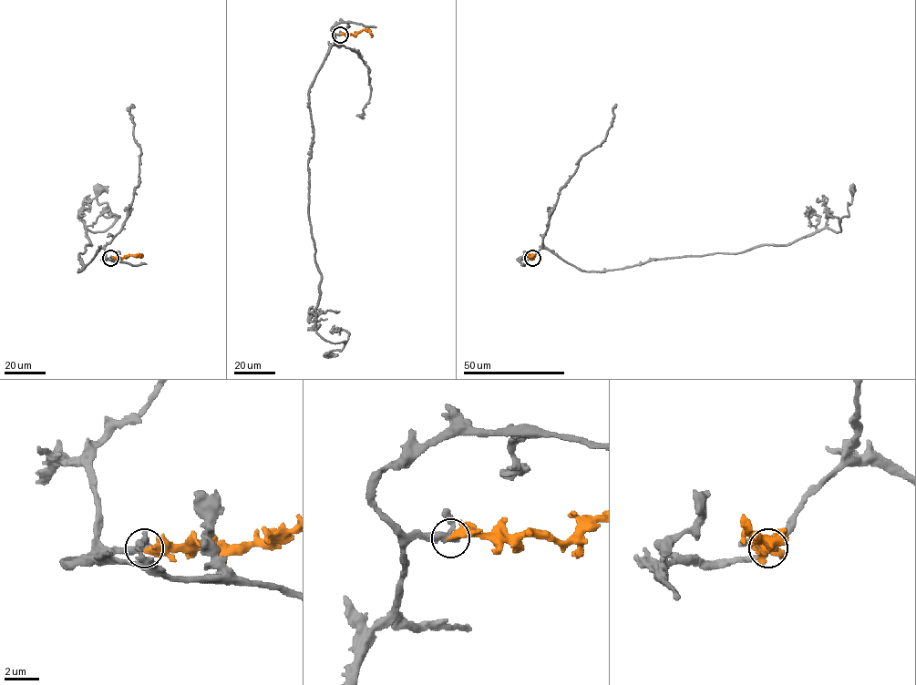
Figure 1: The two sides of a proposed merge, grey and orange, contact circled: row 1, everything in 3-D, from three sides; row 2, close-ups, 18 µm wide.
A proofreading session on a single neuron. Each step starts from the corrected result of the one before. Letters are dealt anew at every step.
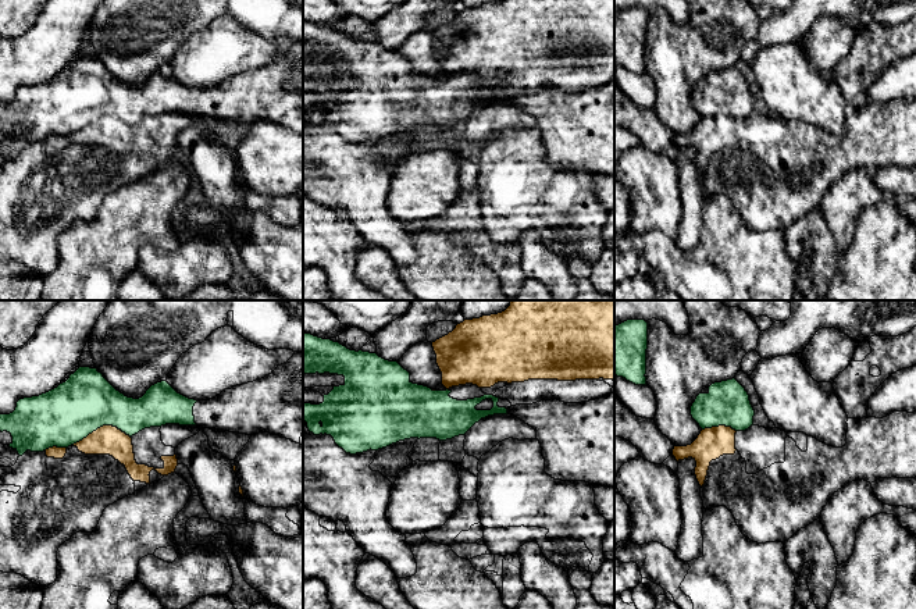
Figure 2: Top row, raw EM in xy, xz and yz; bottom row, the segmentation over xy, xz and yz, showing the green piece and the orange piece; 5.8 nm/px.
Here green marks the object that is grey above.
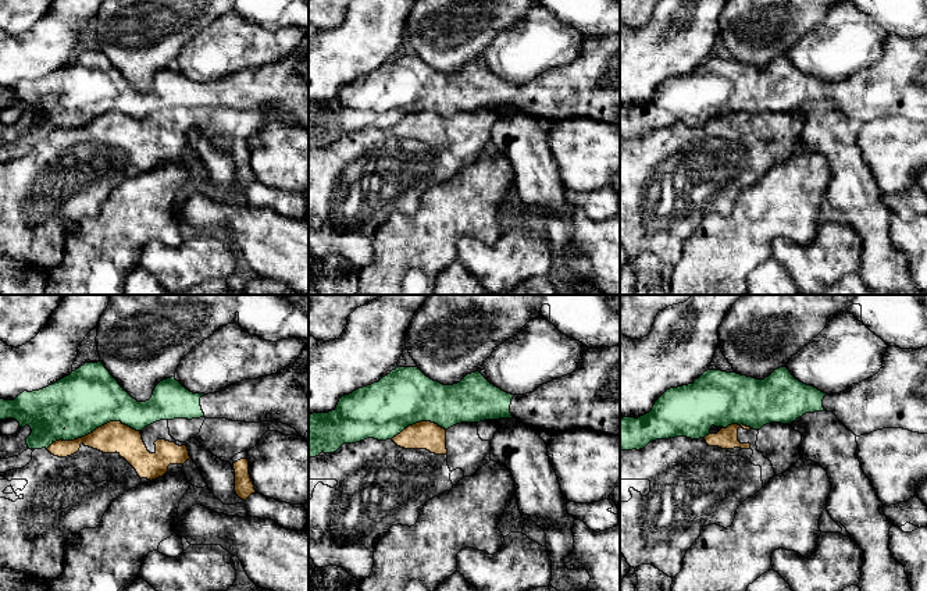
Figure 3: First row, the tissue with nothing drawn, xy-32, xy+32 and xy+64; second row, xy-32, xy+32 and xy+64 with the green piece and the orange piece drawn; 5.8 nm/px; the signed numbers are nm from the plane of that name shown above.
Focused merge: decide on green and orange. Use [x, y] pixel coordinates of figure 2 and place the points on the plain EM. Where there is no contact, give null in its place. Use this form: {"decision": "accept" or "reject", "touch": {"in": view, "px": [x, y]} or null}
{"decision": "reject", "touch": {"in": "xy", "px": [100, 114]}}

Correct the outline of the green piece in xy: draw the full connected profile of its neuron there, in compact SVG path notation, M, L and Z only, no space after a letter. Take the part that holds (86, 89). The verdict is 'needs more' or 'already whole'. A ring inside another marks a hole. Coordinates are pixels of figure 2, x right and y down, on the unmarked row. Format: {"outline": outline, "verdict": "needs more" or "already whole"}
{"outline": "M303 40L295 43L271 63L253 71L236 74L206 89L189 88L178 82L167 70L152 74L139 86L128 86L117 79L97 57L79 56L57 76L39 85L24 86L10 103L0 103L0 120L13 125L8 133L19 145L26 139L43 140L49 136L68 136L103 114L113 114L132 125L150 115L165 113L199 114L253 124L270 121L300 132L303 122Z", "verdict": "needs more"}

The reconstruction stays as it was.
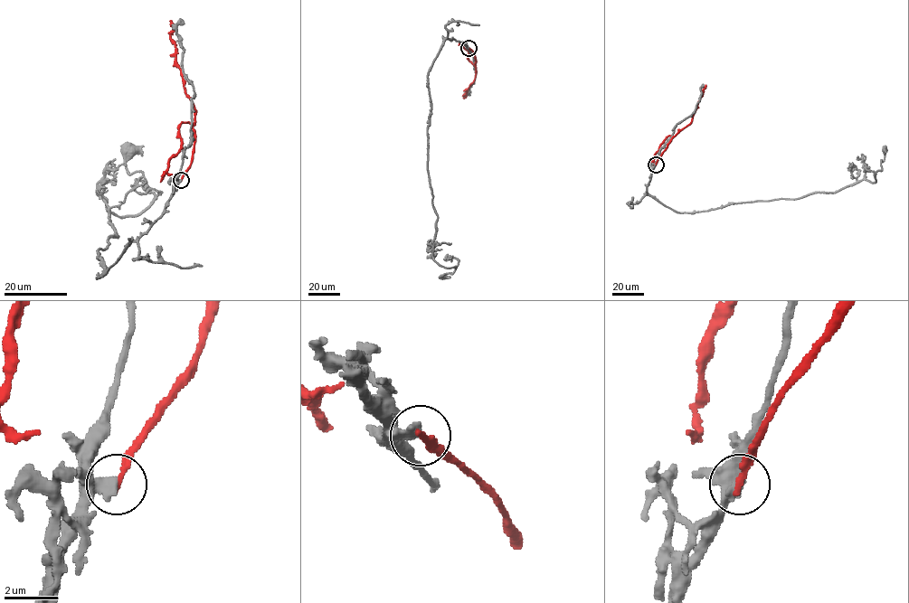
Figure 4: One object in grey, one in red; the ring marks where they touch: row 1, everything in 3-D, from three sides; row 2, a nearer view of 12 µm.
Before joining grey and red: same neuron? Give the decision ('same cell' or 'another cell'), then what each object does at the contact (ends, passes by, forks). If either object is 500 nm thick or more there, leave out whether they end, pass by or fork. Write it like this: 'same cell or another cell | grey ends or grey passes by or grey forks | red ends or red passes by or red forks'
another cell | grey ends | red ends

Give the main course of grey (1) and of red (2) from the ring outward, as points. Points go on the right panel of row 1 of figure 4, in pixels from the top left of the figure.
1: (656, 164), (646, 193), (677, 211), (694, 212), (837, 192), (864, 179), (874, 183), (885, 150)
2: (656, 164), (670, 139), (692, 120), (705, 85)

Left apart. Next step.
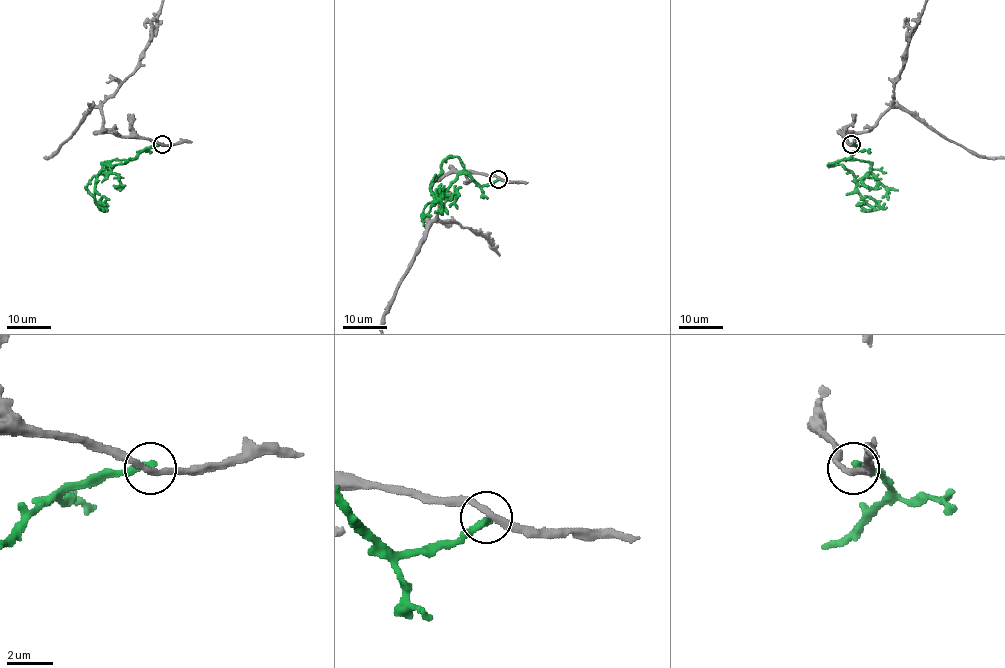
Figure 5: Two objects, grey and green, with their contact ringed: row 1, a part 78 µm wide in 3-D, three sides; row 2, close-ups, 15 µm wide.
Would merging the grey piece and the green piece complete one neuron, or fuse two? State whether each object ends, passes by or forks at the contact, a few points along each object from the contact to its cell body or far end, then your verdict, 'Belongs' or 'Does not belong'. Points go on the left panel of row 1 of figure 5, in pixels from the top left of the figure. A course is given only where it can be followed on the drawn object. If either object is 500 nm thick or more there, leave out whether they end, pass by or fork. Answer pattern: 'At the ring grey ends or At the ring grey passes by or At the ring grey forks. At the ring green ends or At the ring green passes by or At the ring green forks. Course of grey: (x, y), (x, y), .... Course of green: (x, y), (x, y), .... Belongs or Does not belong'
At the ring grey passes by. At the ring green ends. Course of green: (162, 145), (143, 149), (120, 164), (105, 164), (95, 183), (95, 201), (98, 207), (103, 197), (109, 200). Does not belong

